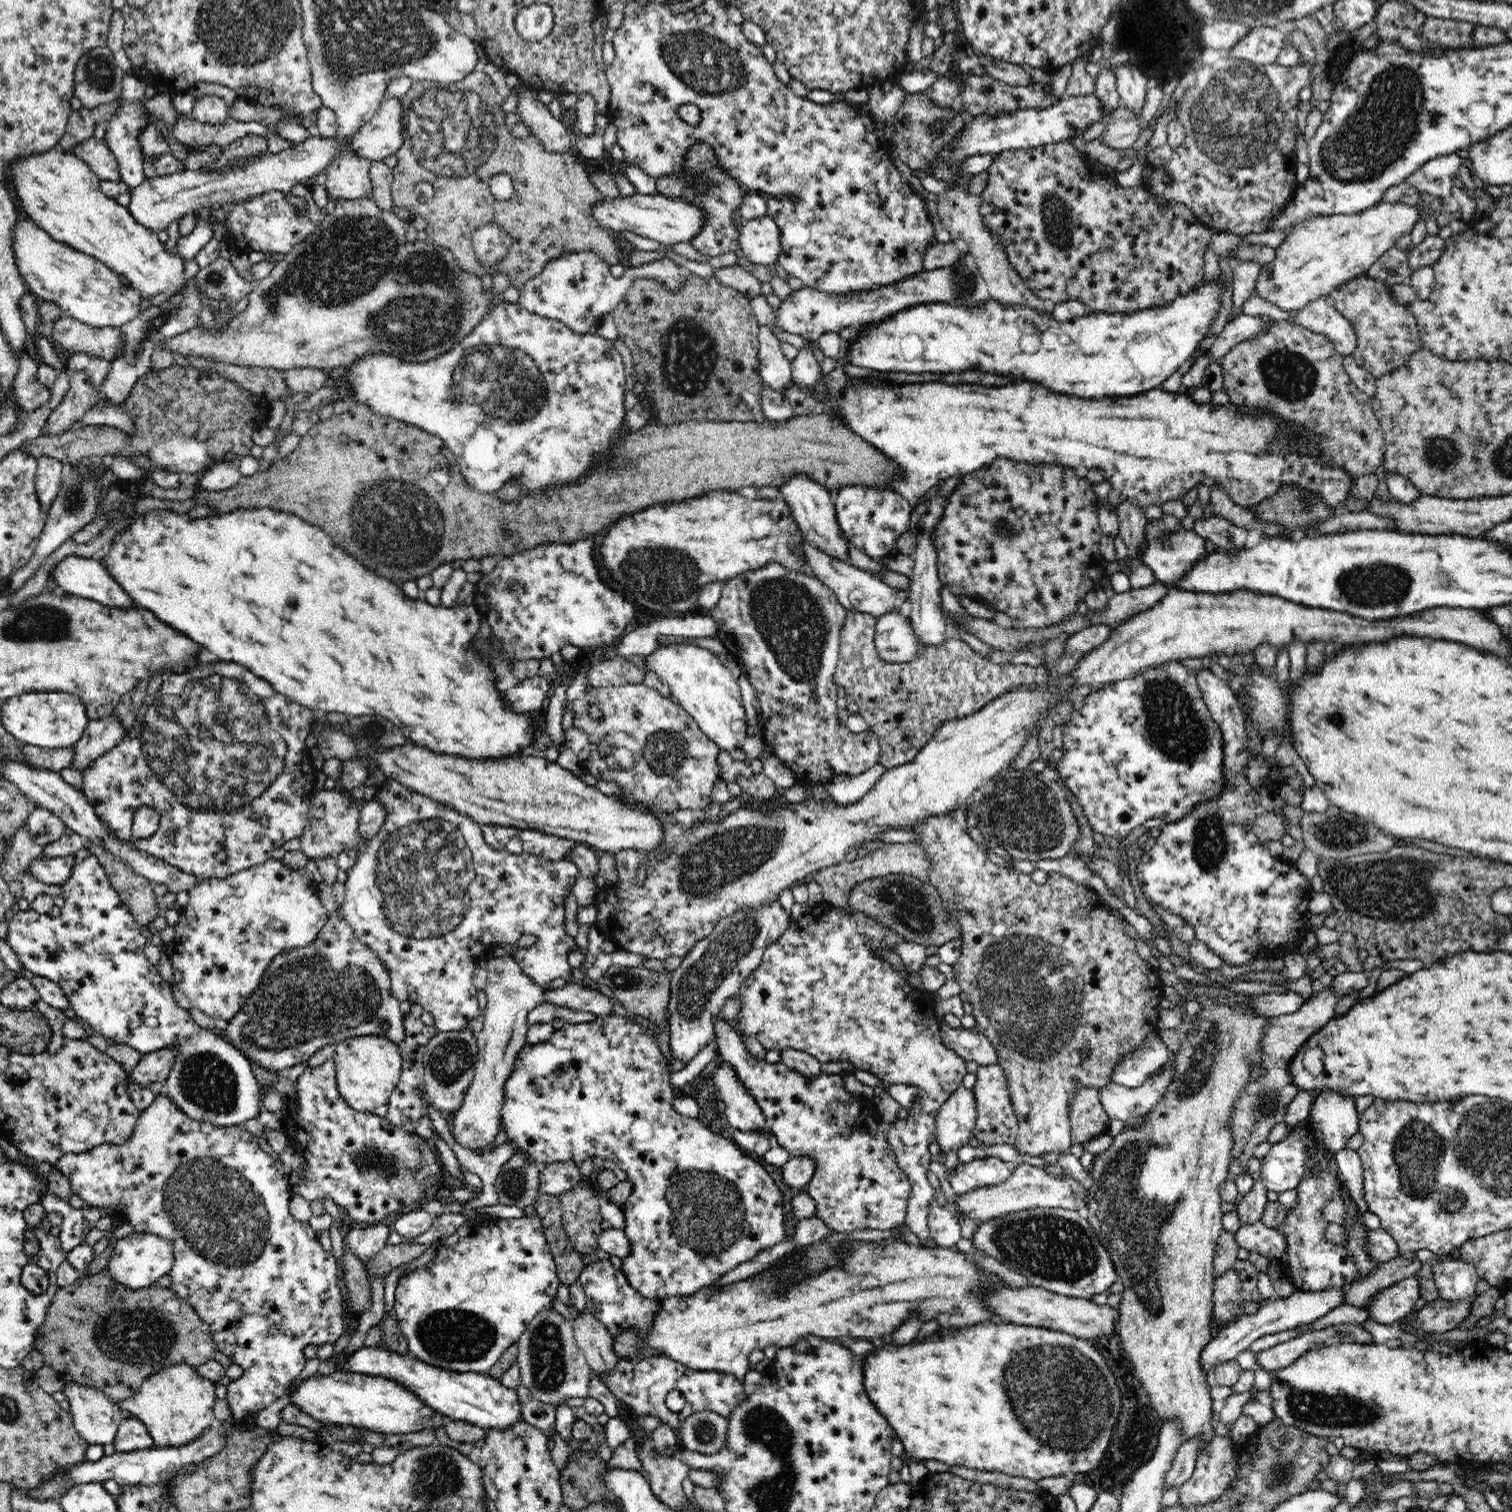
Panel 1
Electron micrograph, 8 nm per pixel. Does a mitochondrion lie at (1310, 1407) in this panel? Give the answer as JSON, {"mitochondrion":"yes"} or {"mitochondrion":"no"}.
{"mitochondrion":"yes"}

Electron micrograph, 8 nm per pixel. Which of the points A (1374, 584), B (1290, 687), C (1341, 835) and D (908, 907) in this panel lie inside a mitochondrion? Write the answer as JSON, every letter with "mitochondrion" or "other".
{"A":"mitochondrion","B":"other","C":"mitochondrion","D":"mitochondrion"}

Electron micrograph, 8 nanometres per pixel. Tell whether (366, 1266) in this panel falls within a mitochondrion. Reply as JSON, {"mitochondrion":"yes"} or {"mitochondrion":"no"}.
{"mitochondrion":"no"}

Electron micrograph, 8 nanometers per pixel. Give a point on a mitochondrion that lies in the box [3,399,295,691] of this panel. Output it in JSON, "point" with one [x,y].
{"point":[74,500]}

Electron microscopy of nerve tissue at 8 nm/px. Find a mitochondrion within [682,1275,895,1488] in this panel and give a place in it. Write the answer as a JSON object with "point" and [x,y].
{"point":[758,1423]}

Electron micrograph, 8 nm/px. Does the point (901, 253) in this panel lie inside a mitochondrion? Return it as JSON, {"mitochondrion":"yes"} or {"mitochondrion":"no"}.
{"mitochondrion":"no"}

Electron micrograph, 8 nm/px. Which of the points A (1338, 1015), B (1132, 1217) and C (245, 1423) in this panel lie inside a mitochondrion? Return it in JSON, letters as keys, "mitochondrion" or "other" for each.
{"A":"other","B":"mitochondrion","C":"other"}

